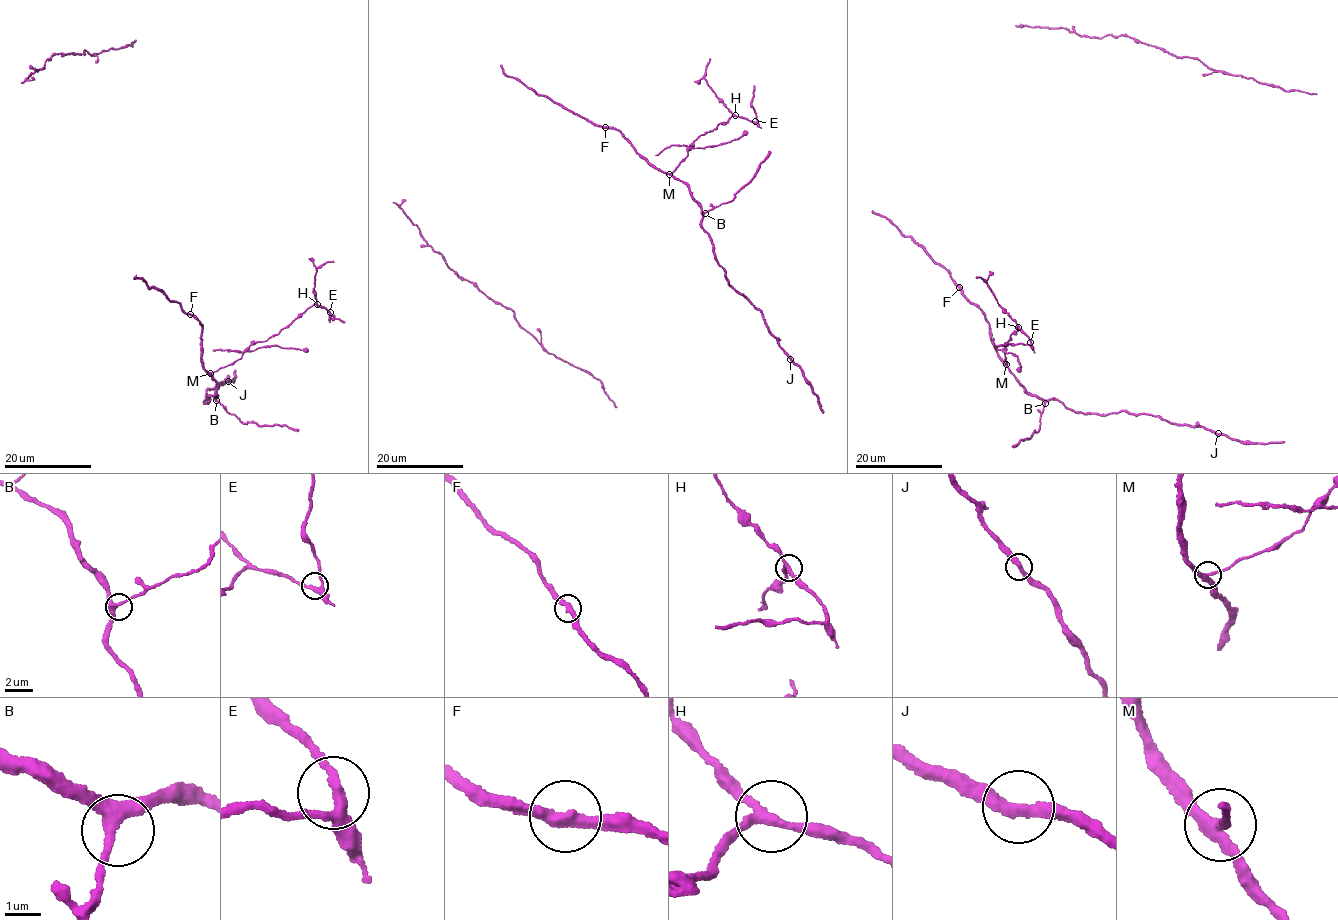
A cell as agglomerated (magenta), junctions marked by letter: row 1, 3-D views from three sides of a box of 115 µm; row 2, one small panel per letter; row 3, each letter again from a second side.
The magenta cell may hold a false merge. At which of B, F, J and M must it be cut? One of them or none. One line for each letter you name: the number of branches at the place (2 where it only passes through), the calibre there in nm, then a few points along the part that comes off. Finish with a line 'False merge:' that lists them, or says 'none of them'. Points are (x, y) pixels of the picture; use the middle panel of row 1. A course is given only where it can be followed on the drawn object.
M: branches 3; calibre 280 nm; course (669, 174), (685, 160), (687, 151), (700, 135), (716, 129), (731, 117), (730, 110), (705, 79), (710, 58)
False merge: M

